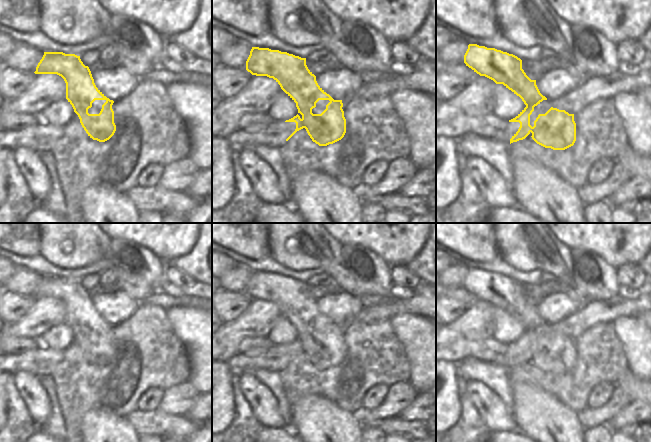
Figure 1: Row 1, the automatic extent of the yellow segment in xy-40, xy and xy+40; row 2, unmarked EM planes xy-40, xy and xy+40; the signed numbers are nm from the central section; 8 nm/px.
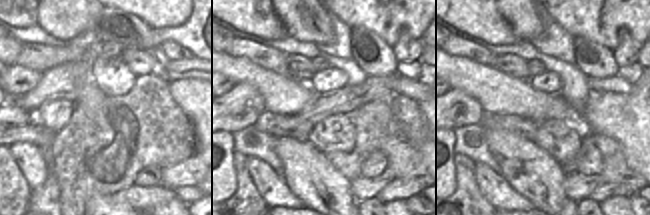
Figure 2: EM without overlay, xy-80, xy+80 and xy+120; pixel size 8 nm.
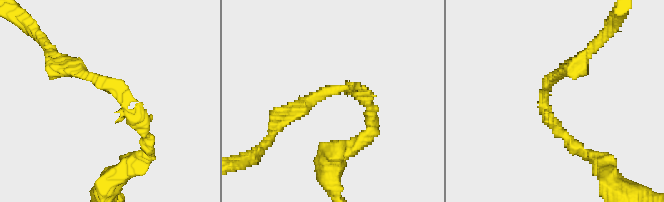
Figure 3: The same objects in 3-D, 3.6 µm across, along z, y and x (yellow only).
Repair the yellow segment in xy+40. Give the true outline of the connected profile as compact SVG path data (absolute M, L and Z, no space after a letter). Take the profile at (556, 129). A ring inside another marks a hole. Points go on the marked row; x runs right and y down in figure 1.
M469 44L464 55L464 63L480 76L503 84L519 96L526 107L509 122L519 122L518 131L510 139L510 144L525 139L530 133L539 145L553 150L565 150L576 141L576 123L574 114L551 107L545 114L539 114L530 125L530 115L534 107L543 100L536 80L531 80L522 69L522 60L513 54Z

